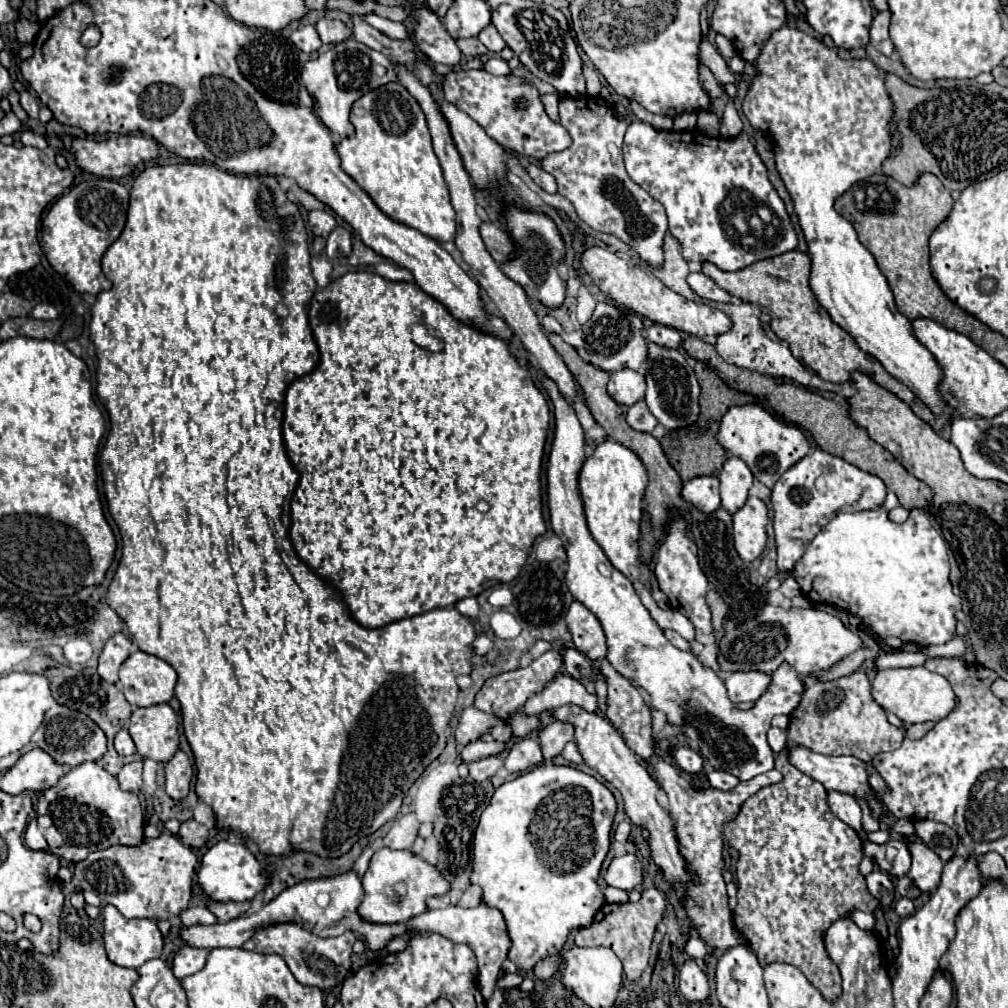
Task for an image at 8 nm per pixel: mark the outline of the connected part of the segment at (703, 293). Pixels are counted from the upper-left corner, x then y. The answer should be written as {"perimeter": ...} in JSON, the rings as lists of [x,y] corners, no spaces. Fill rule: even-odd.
{"perimeter":[[[703,272],[697,274],[689,274],[687,278],[689,286],[693,288],[695,294],[699,294],[703,300],[713,300],[713,302],[731,302],[731,294],[723,288],[719,288],[709,276],[705,276]]]}

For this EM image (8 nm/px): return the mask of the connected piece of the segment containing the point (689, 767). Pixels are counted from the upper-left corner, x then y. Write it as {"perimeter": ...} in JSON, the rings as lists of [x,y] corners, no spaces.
{"perimeter":[[[679,748],[679,750],[673,754],[673,760],[675,760],[675,766],[677,766],[685,776],[699,774],[699,772],[701,772],[701,766],[703,766],[701,754],[697,754],[697,752],[691,750],[691,748]]]}

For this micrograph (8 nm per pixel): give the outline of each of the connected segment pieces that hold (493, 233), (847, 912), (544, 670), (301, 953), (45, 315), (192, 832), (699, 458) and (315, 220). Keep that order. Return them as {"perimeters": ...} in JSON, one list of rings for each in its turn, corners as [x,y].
{"perimeters":[[[[483,222],[479,226],[479,234],[481,234],[483,242],[485,242],[487,252],[493,256],[493,260],[497,264],[505,262],[513,254],[513,242],[511,242],[511,238],[499,226],[495,226],[493,222]]],[[[775,756],[775,768],[783,774],[783,780],[781,780],[779,784],[761,788],[757,794],[753,794],[753,796],[741,806],[741,812],[737,814],[737,818],[735,818],[733,822],[729,822],[729,824],[725,826],[725,830],[723,830],[727,842],[729,842],[733,848],[739,850],[739,862],[737,862],[737,886],[739,886],[739,890],[737,890],[737,906],[735,906],[735,910],[733,910],[735,928],[747,938],[751,950],[757,954],[757,958],[759,958],[759,962],[761,962],[763,966],[773,964],[773,962],[787,962],[787,964],[793,964],[793,966],[797,966],[797,968],[807,976],[807,980],[823,994],[825,1000],[835,1000],[835,998],[839,996],[839,992],[841,992],[841,976],[839,976],[839,968],[833,964],[833,960],[829,958],[829,954],[827,954],[827,950],[825,950],[823,934],[825,934],[825,930],[827,930],[833,922],[837,922],[837,920],[841,920],[841,918],[849,918],[849,916],[851,916],[851,910],[863,910],[863,912],[867,912],[867,914],[873,914],[875,908],[879,906],[879,900],[877,900],[873,894],[869,894],[867,884],[865,884],[865,876],[859,872],[859,862],[861,862],[861,858],[863,858],[863,844],[861,844],[857,832],[855,832],[851,826],[843,824],[837,816],[831,814],[831,810],[829,810],[829,806],[827,806],[827,796],[825,796],[827,790],[816,780],[813,780],[805,774],[801,774],[801,772],[795,770],[795,768],[791,768],[791,764],[787,764],[787,756]]],[[[547,650],[545,654],[541,654],[539,658],[535,658],[529,666],[525,668],[516,669],[510,672],[500,674],[499,676],[490,678],[483,684],[483,688],[477,692],[475,696],[475,708],[483,710],[483,712],[491,712],[499,718],[509,720],[509,726],[513,730],[515,736],[527,736],[533,730],[537,730],[539,718],[537,716],[521,716],[519,708],[529,699],[529,696],[537,694],[543,690],[543,686],[555,678],[555,674],[559,672],[559,668],[563,666],[563,656],[559,650]]],[[[277,922],[259,928],[241,948],[259,954],[277,954],[285,960],[293,976],[303,986],[317,986],[323,992],[329,992],[333,988],[339,988],[343,980],[349,976],[353,944],[355,944],[353,932],[343,932],[341,936],[333,936],[333,938],[319,938],[295,922]]],[[[37,304],[37,306],[33,308],[31,316],[37,318],[37,320],[55,320],[55,318],[59,316],[59,312],[57,312],[55,306],[51,306],[51,304]]],[[[187,820],[181,824],[181,830],[179,830],[179,838],[183,844],[189,844],[191,848],[201,848],[207,840],[207,828],[195,820]]],[[[697,362],[695,364],[695,376],[699,380],[701,386],[701,394],[699,394],[699,406],[701,406],[701,414],[697,418],[695,424],[687,426],[687,428],[677,428],[677,430],[669,430],[665,432],[665,436],[661,438],[661,446],[665,456],[669,458],[671,466],[677,470],[677,474],[681,476],[683,482],[697,478],[697,476],[717,476],[719,468],[723,466],[723,460],[727,460],[727,452],[717,444],[715,436],[719,430],[719,420],[723,416],[723,412],[731,406],[731,404],[747,404],[747,402],[755,402],[755,398],[751,394],[743,394],[739,390],[733,390],[731,386],[727,386],[709,366]]],[[[311,210],[309,212],[309,228],[315,236],[327,238],[329,232],[335,228],[335,218],[325,210]]]]}

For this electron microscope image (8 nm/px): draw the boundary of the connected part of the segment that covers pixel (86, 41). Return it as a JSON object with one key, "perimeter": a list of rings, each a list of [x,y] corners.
{"perimeter":[[[90,26],[86,29],[86,35],[82,35],[81,43],[87,47],[93,47],[98,44],[100,37],[100,30],[95,26]]]}

